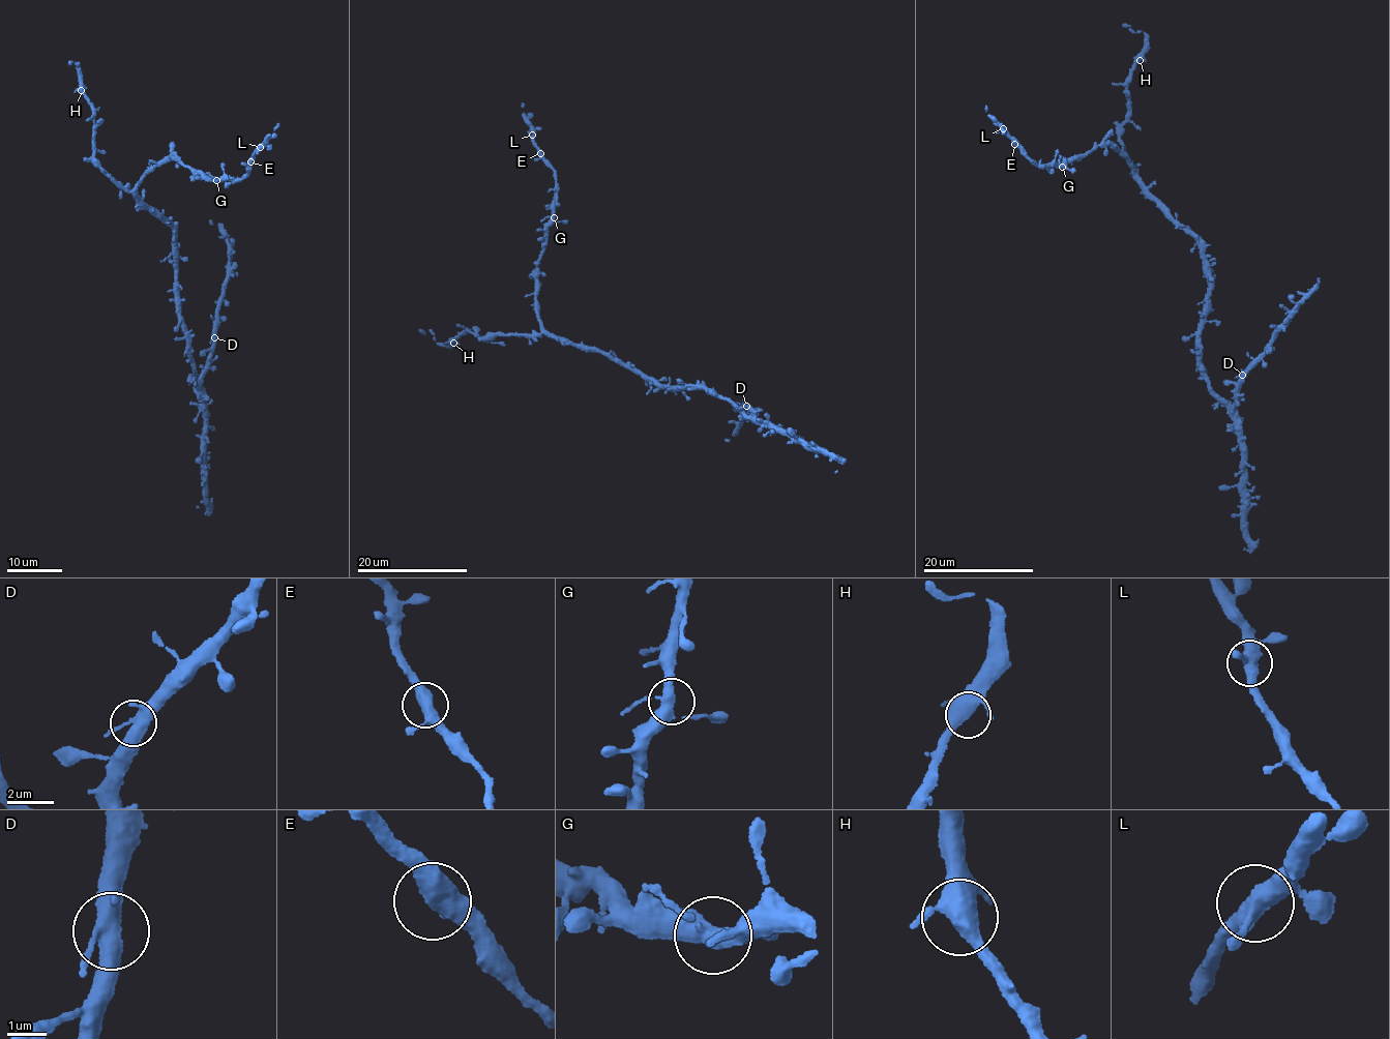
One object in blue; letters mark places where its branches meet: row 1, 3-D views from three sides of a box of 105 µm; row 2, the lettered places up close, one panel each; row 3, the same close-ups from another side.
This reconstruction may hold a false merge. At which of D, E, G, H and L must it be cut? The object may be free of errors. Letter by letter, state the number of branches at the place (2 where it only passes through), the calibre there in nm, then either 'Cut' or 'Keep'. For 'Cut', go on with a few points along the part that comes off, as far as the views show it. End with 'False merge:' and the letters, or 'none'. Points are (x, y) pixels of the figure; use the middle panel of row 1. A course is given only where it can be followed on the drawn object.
D: Branches: 4. Thickness 420 nm. Keep
E: Branches: 3. Thickness 420 nm. Keep
G: Branches: 4. Thickness 400 nm. Keep
H: Branches: 4. Thickness 460 nm. Keep
L: Branches: 4. Thickness 420 nm. Keep
False merge: none

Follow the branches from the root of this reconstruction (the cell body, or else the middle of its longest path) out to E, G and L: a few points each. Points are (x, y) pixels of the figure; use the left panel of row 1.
E: (173, 230), (138, 195), (137, 183), (143, 176), (171, 157), (214, 179), (240, 179), (250, 161)
G: (173, 230), (144, 204), (137, 191), (137, 182), (171, 157), (216, 180)
L: (173, 230), (151, 212), (138, 195), (137, 183), (143, 176), (171, 157), (214, 179), (240, 179), (261, 146)

